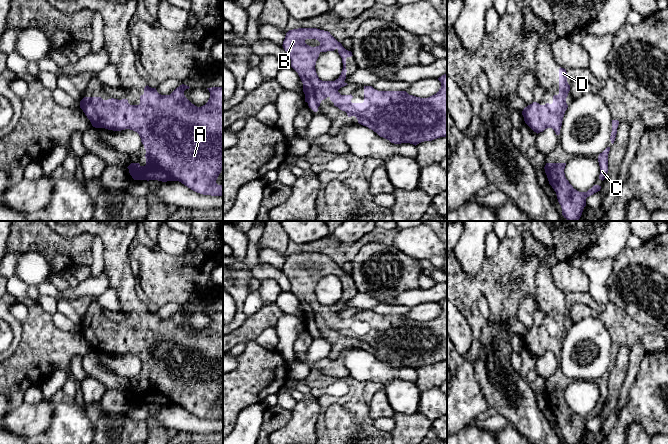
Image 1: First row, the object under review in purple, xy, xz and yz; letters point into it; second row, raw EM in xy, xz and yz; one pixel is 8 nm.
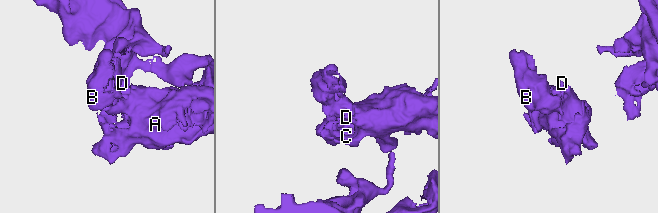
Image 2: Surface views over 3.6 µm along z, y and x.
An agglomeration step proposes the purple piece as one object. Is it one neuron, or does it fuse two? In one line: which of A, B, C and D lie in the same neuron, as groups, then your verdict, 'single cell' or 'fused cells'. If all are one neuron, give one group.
A B C D; single cell

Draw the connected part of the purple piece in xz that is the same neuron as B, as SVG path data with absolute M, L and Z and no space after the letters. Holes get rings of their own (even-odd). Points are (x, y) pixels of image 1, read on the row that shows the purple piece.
M317 28L289 30L282 46L291 59L291 67L298 73L303 83L305 102L314 112L318 111L321 101L329 97L334 106L345 111L348 117L355 116L359 124L368 127L391 143L410 143L416 146L424 141L447 137L447 73L438 78L441 82L439 91L428 98L409 95L406 91L378 91L372 86L364 86L364 102L352 103L351 94L341 95L338 90L348 85L344 82L347 72L346 58L353 55L330 32ZM306 39L316 39L320 45L311 47L305 43ZM336 48L343 63L341 75L335 81L322 81L316 73L316 61L321 52L334 51Z

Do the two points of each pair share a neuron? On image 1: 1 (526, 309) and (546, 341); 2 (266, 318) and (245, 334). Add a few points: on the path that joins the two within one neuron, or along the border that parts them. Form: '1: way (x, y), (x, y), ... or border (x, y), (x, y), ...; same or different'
1: border (533, 325), (528, 329); different
2: way (261, 320), (250, 329); same

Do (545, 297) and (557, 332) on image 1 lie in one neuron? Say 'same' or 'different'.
same

